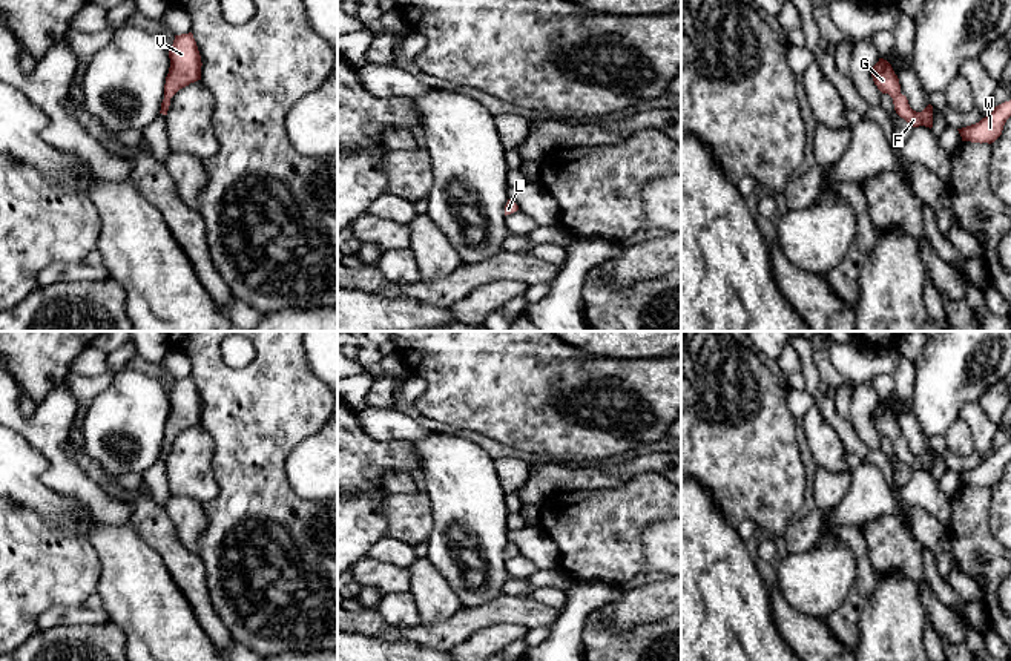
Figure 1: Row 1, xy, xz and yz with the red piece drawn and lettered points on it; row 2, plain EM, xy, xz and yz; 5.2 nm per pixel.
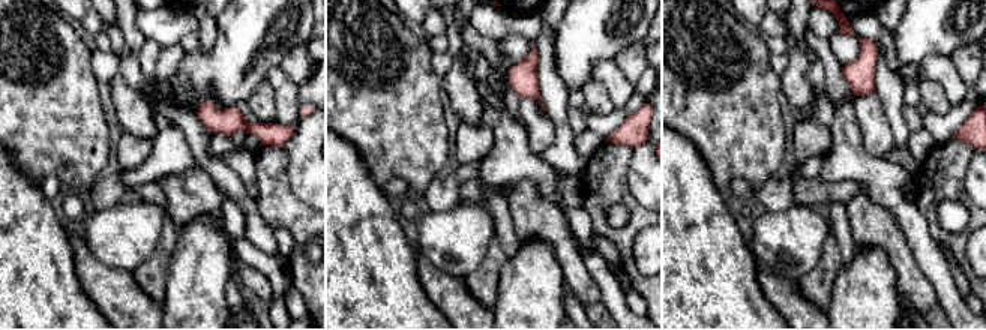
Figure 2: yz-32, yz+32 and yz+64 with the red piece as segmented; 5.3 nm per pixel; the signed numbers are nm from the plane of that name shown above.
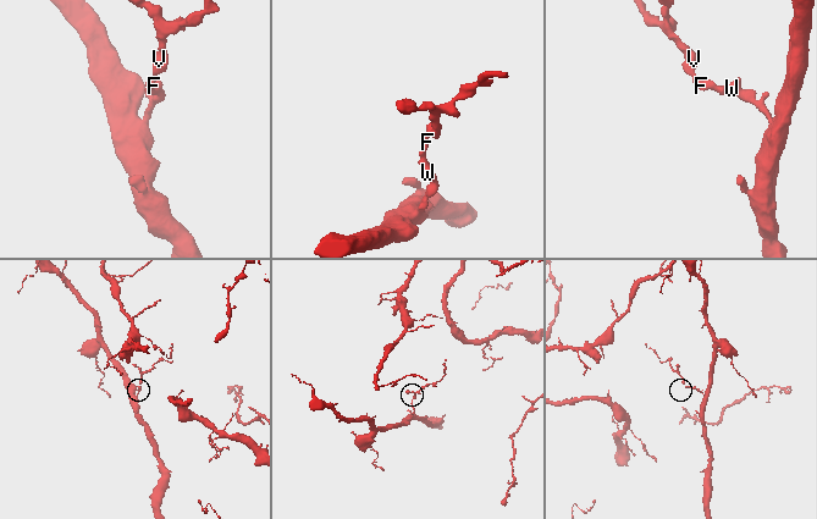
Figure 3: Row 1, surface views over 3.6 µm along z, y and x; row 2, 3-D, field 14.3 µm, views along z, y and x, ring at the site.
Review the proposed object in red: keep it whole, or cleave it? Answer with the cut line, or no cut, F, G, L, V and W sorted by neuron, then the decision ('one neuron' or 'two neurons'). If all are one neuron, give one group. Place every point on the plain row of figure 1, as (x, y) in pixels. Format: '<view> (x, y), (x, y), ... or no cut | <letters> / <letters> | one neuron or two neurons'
no cut | F G L V W | one neuron

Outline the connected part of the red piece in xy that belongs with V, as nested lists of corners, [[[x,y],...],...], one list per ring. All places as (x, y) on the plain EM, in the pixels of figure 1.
[[[193,377],[175,379],[169,393],[170,411],[164,428],[164,443],[160,457],[167,459],[170,442],[183,431],[201,423],[201,399]]]

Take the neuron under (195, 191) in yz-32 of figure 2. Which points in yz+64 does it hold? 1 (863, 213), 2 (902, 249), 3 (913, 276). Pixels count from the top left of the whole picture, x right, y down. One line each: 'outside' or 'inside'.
1: inside
2: inside
3: inside

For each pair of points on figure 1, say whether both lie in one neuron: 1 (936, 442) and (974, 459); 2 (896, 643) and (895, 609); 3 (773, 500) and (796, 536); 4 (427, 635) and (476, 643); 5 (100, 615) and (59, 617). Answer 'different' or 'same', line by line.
1: same
2: same
3: different
4: different
5: same

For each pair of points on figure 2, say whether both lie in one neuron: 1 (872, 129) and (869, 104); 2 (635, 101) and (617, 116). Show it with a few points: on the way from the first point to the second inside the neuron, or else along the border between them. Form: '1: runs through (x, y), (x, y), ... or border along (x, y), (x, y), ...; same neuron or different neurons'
1: runs through (872, 123), (869, 110); same neuron
2: runs through (632, 105), (622, 114); same neuron

